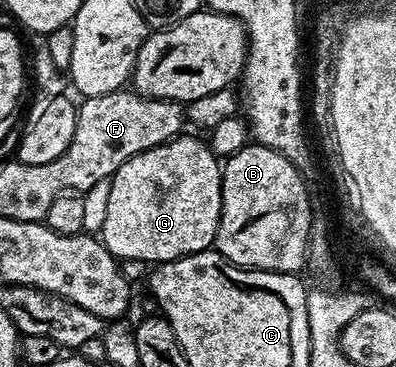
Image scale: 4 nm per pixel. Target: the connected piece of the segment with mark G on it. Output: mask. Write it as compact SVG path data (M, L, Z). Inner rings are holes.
M179 136L169 142L148 148L132 156L109 179L108 212L100 241L107 252L119 260L171 262L201 250L211 249L218 236L218 221L222 215L222 167L217 154L205 141Z

